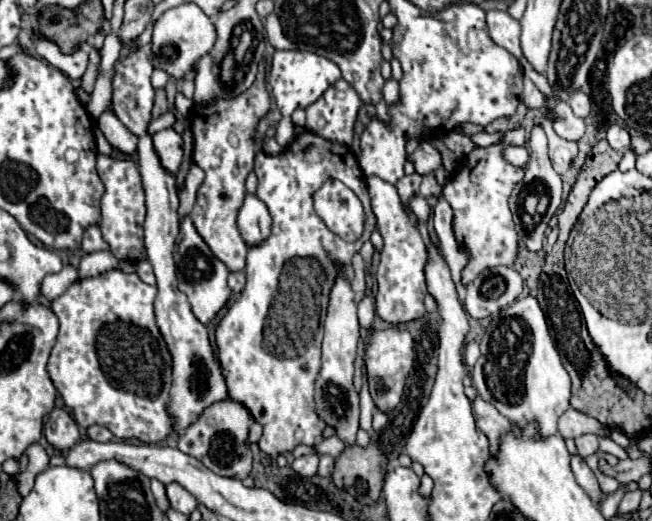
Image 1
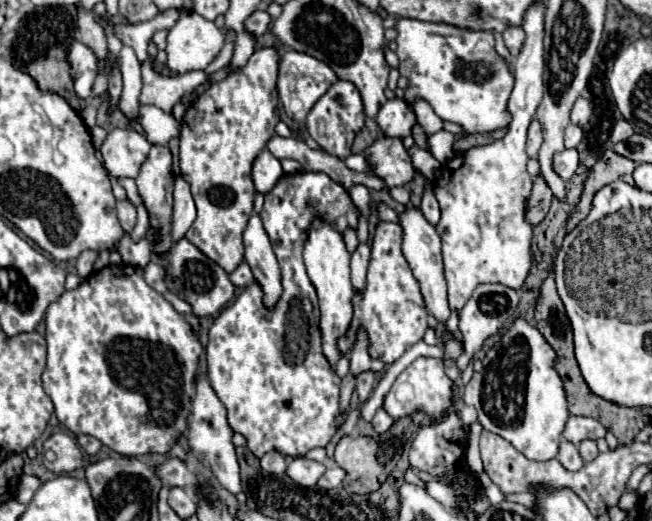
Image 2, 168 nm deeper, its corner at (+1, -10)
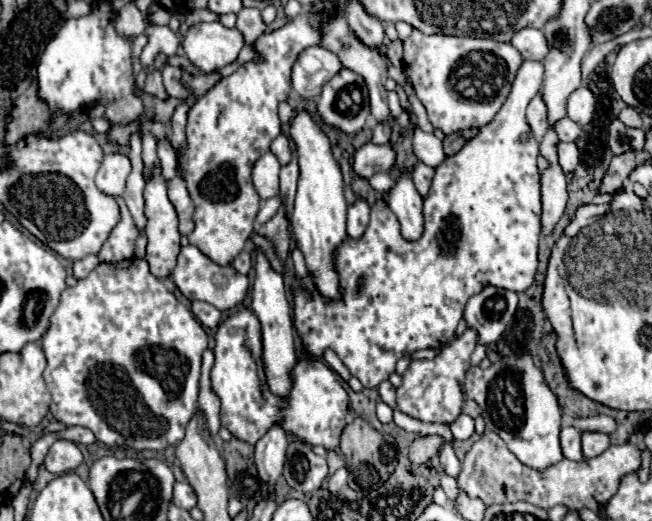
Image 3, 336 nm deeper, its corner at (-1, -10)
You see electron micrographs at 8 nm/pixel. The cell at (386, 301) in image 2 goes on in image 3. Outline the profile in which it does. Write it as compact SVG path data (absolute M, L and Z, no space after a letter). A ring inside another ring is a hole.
M524 62L516 74L516 80L512 84L512 92L508 96L508 100L504 102L504 106L498 110L498 114L484 126L480 128L480 132L468 140L468 144L464 144L464 148L460 148L460 152L452 154L452 156L446 156L446 160L436 168L434 172L434 178L432 178L432 184L430 184L430 190L428 190L428 196L424 198L424 232L420 236L420 240L416 242L410 242L410 240L404 240L404 236L400 234L400 224L398 224L398 218L394 216L394 212L388 208L388 204L384 200L376 200L376 204L372 206L372 212L370 212L370 224L366 228L366 232L360 236L360 240L352 240L350 236L344 238L344 244L340 244L340 248L336 250L336 260L334 260L334 268L336 268L336 274L340 278L340 294L342 298L340 300L330 300L330 298L324 298L316 288L314 288L314 282L308 276L304 278L296 278L296 282L292 284L292 298L294 298L294 328L306 348L306 352L312 356L312 358L322 358L324 350L334 350L338 354L338 358L346 364L346 368L350 370L352 376L356 376L364 388L376 388L382 380L388 380L388 376L394 372L396 368L396 362L406 356L406 354L412 354L416 350L424 350L424 348L440 348L444 344L448 344L456 332L456 326L462 318L462 312L464 312L464 306L468 302L470 296L478 294L484 286L492 284L492 286L498 286L498 288L504 288L504 290L514 290L514 292L522 292L526 290L532 282L534 282L534 274L536 274L538 266L538 250L539 250L539 238L540 238L540 170L536 166L536 158L540 154L538 150L538 142L536 138L532 136L532 130L526 122L526 106L528 102L534 98L534 94L540 92L542 88L542 76L544 76L544 66L540 62ZM448 240L448 242L446 242ZM304 290L310 290L310 296L304 294Z

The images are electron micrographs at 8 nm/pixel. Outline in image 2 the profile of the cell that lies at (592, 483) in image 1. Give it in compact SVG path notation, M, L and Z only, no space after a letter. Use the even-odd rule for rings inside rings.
M562 440L560 452L558 452L558 460L560 460L560 464L562 464L566 470L570 470L570 472L576 472L578 468L584 466L584 462L582 462L582 458L580 458L580 454L578 454L578 448L576 448L574 444L570 444L568 440Z

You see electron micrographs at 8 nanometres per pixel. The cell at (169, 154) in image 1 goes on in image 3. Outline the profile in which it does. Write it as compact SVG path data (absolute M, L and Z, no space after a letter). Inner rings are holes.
M156 168L152 172L152 178L146 182L144 198L146 198L146 218L148 218L148 224L146 224L148 246L146 246L144 260L148 262L150 272L158 280L166 280L166 278L170 278L172 268L176 266L176 256L180 252L180 232L178 232L178 216L176 216L176 210L174 210L172 202L168 200L166 180L160 176L160 168Z

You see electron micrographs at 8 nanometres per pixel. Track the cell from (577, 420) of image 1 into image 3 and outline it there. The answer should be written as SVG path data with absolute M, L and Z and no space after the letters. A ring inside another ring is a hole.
M590 416L590 418L576 418L572 422L578 430L590 430L590 432L606 432L612 434L616 430L616 422L610 416Z

